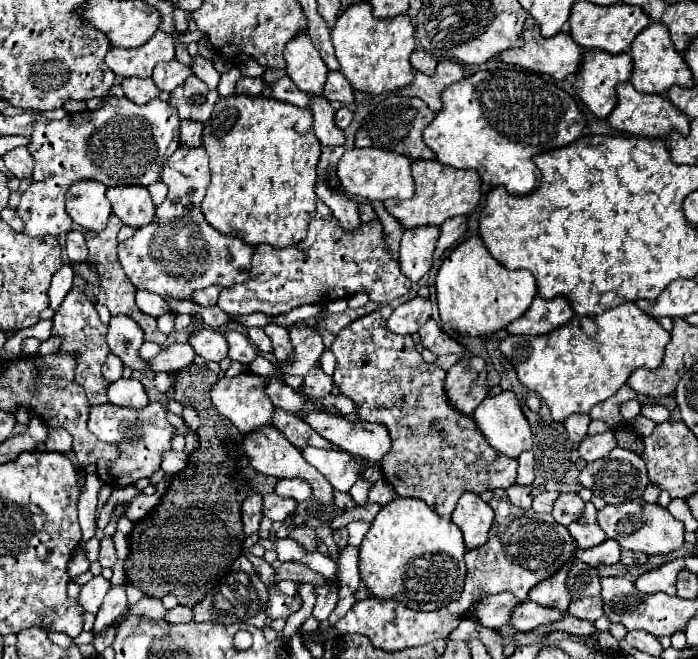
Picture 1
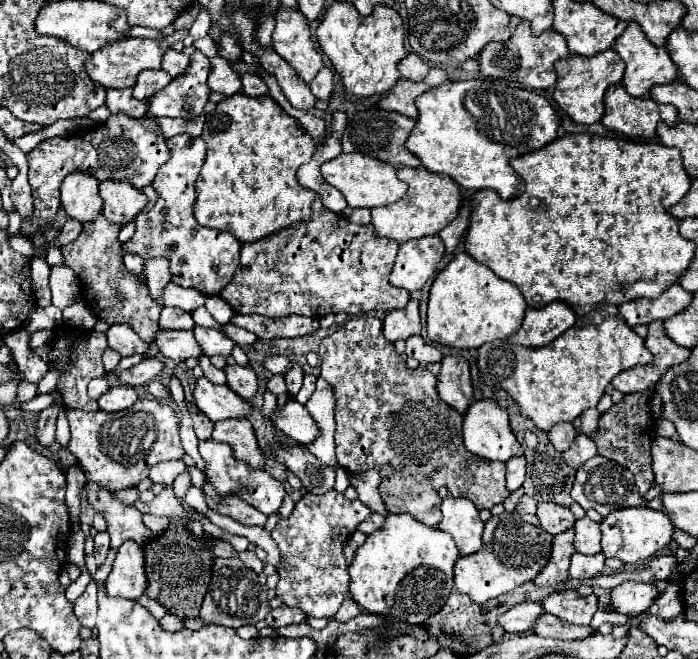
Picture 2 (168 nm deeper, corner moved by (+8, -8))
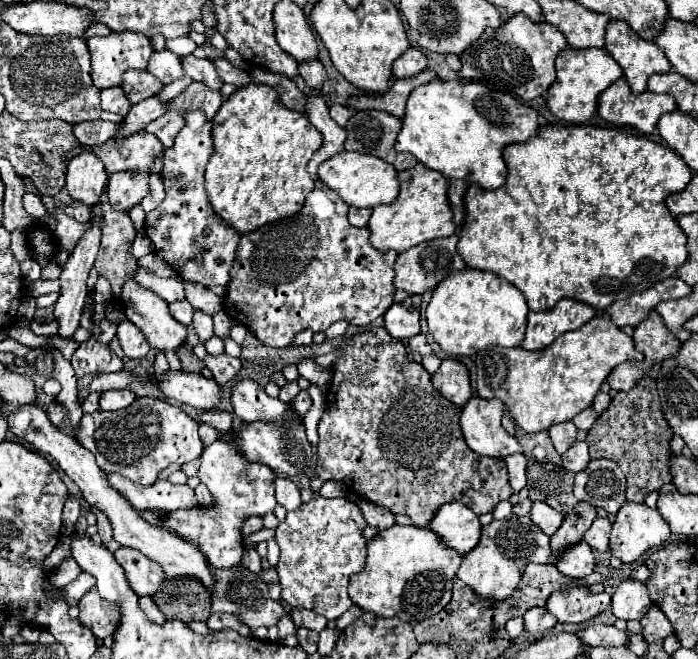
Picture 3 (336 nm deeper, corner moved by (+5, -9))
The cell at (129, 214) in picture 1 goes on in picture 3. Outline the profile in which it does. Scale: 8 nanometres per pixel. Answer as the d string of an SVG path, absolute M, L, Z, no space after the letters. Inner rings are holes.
M120 171L108 179L108 201L116 211L130 211L148 195L148 173Z

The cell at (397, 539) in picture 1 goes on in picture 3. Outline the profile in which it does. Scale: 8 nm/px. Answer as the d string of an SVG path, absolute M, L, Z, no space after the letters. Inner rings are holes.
M392 525L368 541L364 571L352 575L348 593L362 611L418 623L440 613L448 605L460 559L462 557L452 551L452 547L446 547L434 531L416 525Z

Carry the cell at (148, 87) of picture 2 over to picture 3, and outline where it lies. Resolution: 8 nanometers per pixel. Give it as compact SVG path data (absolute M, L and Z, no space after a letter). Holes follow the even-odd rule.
M126 71L122 75L122 89L130 103L140 103L160 93L162 87L164 85L158 83L158 79L154 79L154 75L150 75L148 71Z

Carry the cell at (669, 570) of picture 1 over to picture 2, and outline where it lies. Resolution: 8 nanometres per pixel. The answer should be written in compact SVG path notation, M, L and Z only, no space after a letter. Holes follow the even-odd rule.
M623 582L611 590L611 606L625 616L637 616L645 612L657 598L657 588L643 582Z

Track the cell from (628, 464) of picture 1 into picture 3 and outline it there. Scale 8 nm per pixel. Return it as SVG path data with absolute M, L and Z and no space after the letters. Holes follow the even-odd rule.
M610 459L590 461L590 465L582 473L576 473L574 495L578 501L586 501L594 507L602 507L606 513L616 513L626 503L626 477L620 471L620 467Z

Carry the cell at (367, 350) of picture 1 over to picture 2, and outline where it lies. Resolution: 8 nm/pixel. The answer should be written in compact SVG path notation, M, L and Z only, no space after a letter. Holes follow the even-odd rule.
M349 318L337 332L319 344L317 354L321 360L321 378L329 382L335 394L337 460L353 474L377 470L381 474L379 494L391 514L411 514L421 524L435 528L441 518L439 504L443 498L463 496L469 498L477 510L489 510L509 496L509 490L505 488L505 464L479 458L463 446L463 416L439 398L435 388L437 378L427 368L409 370L405 366L405 360L397 354L393 342L383 338L381 318Z

